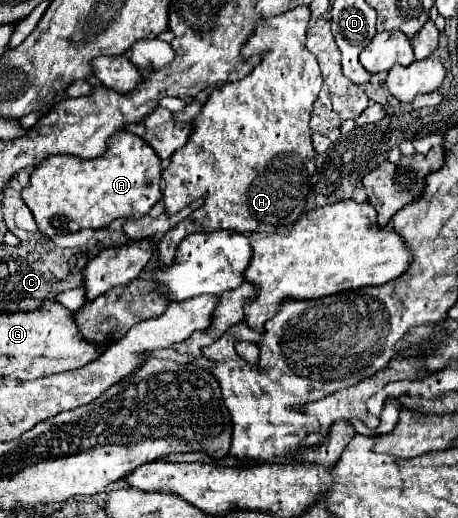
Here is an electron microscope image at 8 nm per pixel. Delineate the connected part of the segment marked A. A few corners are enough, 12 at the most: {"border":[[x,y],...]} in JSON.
{"border":[[121,130],[101,158],[51,156],[23,200],[53,238],[141,218],[161,158]]}

